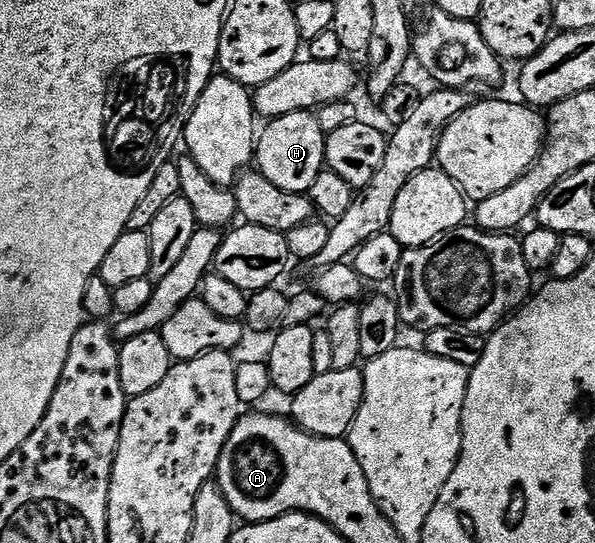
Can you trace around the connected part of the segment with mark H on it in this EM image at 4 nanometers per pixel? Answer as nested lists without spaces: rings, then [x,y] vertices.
[[[312,111],[296,112],[281,116],[277,120],[269,120],[266,128],[259,132],[255,144],[255,168],[267,178],[267,182],[275,182],[279,190],[308,193],[310,186],[319,178],[326,167],[325,138],[318,117]]]

